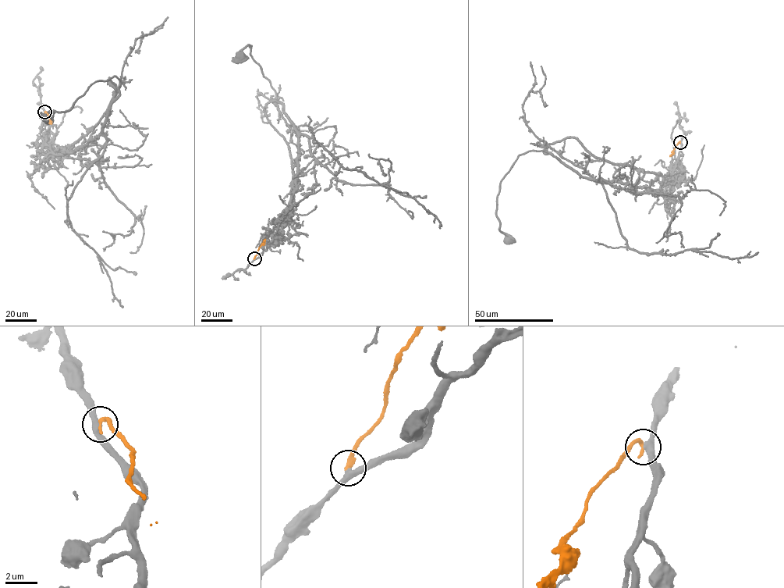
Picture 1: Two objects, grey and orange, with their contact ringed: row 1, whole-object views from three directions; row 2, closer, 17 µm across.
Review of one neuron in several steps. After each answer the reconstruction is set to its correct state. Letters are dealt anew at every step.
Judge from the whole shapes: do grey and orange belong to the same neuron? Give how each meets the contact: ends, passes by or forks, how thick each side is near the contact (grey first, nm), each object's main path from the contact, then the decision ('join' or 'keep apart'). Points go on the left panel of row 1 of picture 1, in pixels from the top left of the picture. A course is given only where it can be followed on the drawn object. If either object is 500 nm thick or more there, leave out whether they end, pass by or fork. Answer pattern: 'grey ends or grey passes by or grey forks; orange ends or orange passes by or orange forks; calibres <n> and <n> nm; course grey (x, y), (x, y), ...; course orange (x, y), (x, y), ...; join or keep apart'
grey passes by; orange ends; calibres 360 and 280 nm; course grey (44, 112), (51, 151), (72, 152), (103, 130), (121, 83), (114, 76), (97, 80), (69, 110), (45, 119); course orange (44, 112), (51, 124); join

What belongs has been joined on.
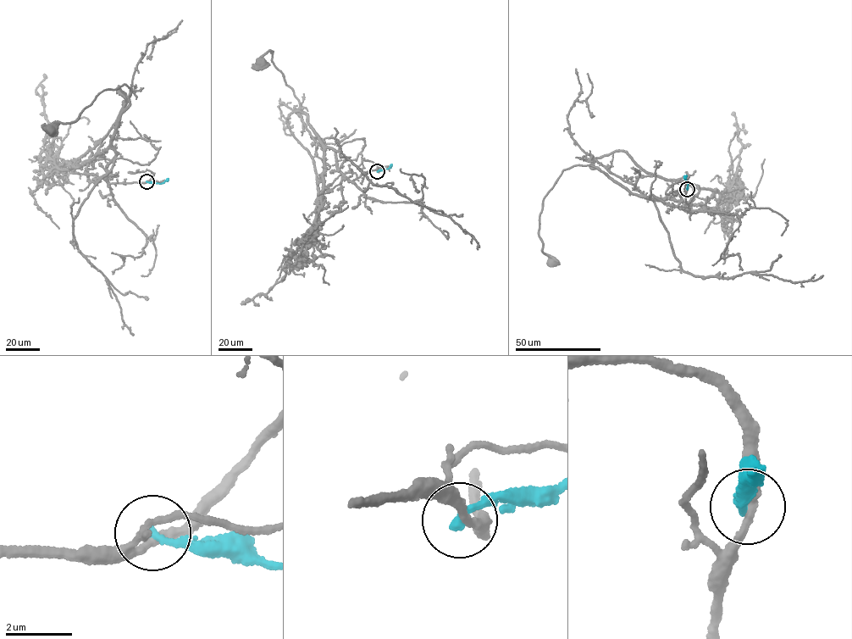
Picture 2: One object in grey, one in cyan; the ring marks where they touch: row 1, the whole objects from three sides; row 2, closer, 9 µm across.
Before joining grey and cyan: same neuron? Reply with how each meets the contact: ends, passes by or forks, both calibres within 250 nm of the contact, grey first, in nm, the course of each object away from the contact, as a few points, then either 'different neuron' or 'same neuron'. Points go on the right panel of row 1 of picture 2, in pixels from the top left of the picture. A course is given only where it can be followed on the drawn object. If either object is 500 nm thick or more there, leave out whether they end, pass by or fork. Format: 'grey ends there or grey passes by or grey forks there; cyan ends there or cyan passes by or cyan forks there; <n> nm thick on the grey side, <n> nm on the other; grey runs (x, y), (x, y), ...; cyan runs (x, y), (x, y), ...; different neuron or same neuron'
grey passes by; cyan ends there; 240 nm thick on the grey side, 280 nm on the other; grey runs (687, 189), (689, 209), (631, 192), (589, 164), (564, 169), (544, 198), (539, 221), (542, 250), (552, 263); cyan runs (687, 189), (687, 175); different neuron

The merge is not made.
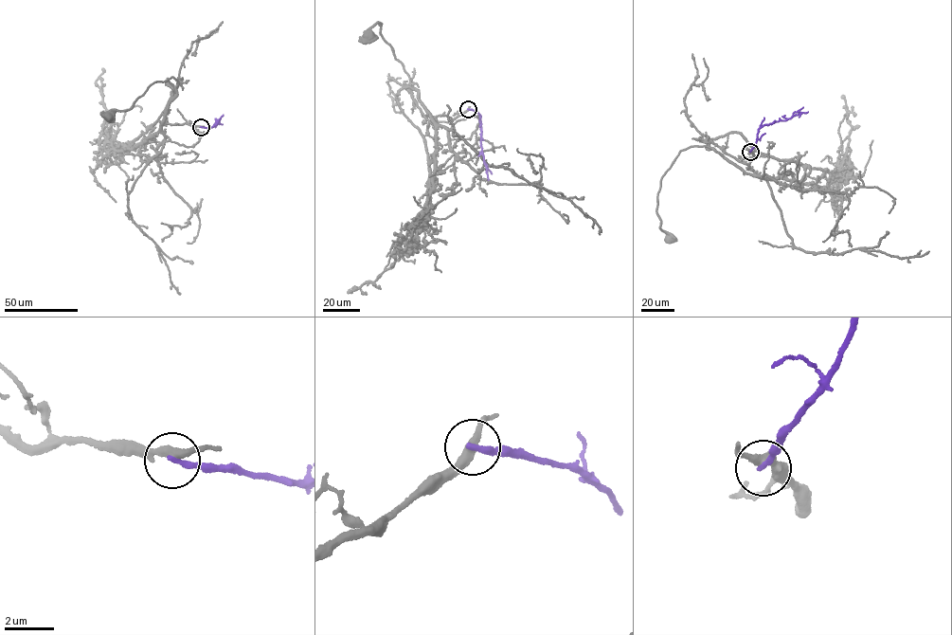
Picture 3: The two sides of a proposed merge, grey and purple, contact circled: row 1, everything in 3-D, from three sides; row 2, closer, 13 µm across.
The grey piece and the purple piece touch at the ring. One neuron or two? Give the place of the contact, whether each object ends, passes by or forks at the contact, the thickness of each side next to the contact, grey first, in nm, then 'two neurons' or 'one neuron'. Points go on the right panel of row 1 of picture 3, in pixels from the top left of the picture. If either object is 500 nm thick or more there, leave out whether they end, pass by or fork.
(750, 152) | grey passes by | purple ends | 340/240 nm | two neurons

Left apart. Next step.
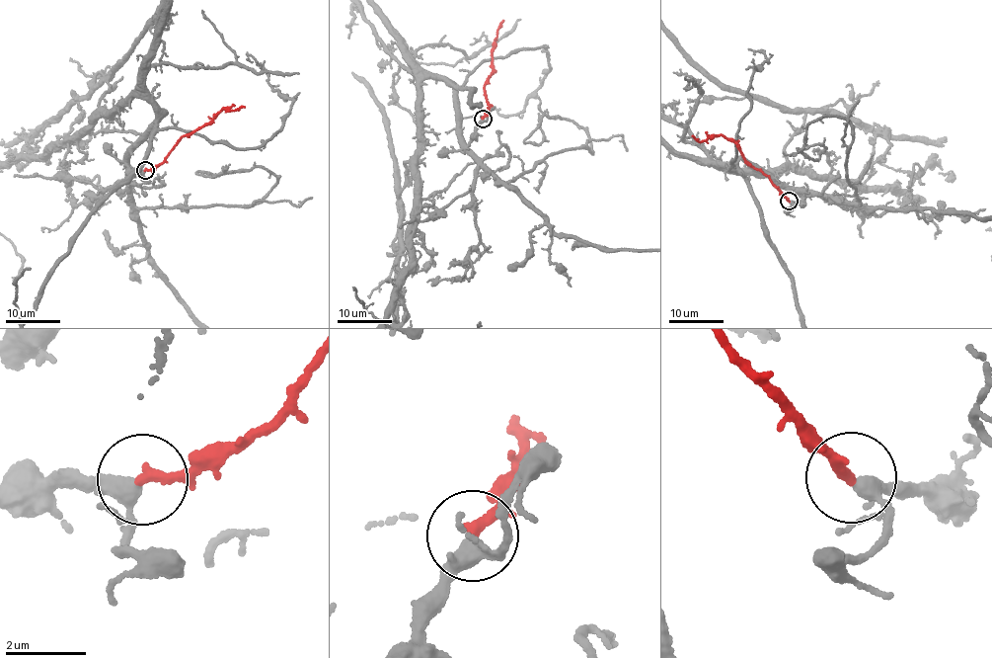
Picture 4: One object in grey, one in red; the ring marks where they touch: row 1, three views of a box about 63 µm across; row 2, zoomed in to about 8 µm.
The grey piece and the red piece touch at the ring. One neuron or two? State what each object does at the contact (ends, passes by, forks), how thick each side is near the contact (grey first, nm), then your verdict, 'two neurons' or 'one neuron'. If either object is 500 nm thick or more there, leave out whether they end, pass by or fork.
grey passes by | red ends | 320/260 nm | one neuron

